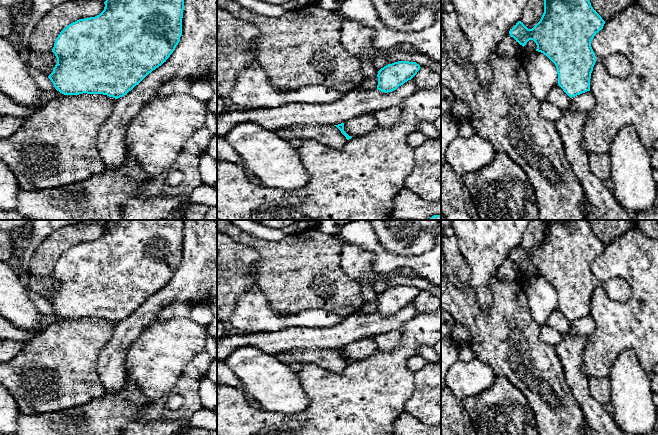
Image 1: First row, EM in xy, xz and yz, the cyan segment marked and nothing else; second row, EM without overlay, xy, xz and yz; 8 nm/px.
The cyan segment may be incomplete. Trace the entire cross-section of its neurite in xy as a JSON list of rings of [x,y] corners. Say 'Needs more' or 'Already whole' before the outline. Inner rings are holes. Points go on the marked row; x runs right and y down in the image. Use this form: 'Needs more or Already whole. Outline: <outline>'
Already whole. Outline: [[[106,0],[104,10],[95,17],[79,19],[67,25],[58,35],[52,49],[57,64],[48,78],[57,91],[64,95],[103,94],[118,99],[138,85],[149,73],[161,66],[175,50],[182,35],[184,0]]]

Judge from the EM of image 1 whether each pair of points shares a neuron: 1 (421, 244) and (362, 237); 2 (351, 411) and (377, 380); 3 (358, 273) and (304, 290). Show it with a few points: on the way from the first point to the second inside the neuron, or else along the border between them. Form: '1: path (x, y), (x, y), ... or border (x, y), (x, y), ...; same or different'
1: border (373, 230), (378, 241), (395, 255); different
2: path (359, 403), (359, 398), (369, 388); same
3: border (339, 254), (341, 269), (358, 283); different

